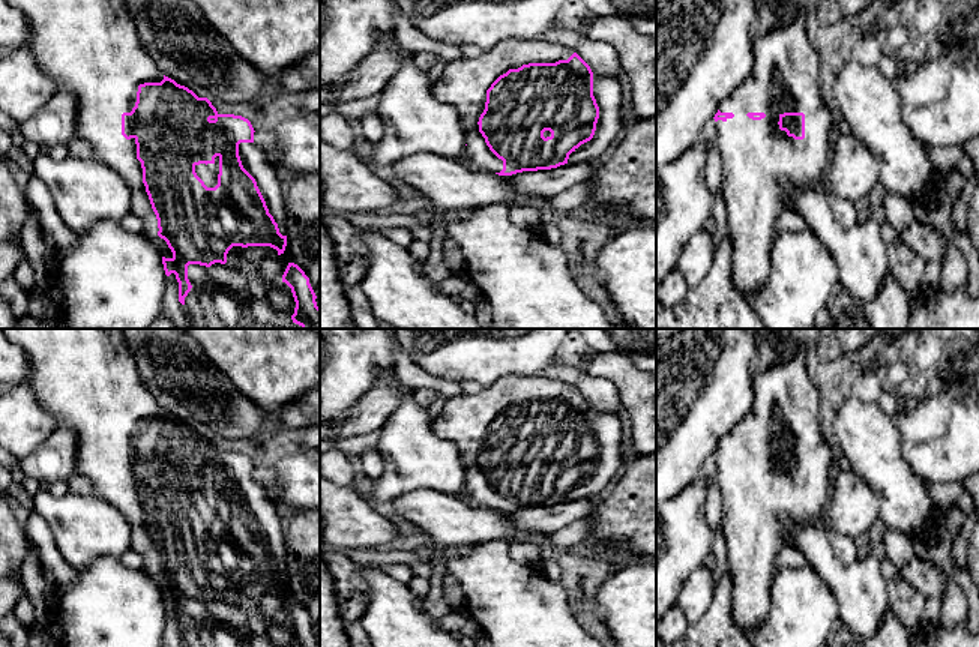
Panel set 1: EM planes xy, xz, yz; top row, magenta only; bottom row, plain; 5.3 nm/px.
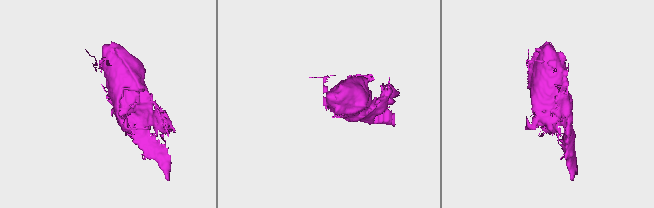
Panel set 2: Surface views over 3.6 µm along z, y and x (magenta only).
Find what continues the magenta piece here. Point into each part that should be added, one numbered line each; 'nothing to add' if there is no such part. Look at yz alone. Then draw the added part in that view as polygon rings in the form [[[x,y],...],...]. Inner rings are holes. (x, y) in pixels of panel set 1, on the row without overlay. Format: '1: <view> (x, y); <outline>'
1: yz (762, 502); [[[800,348],[791,360],[755,372],[749,413],[719,440],[721,449],[734,450],[716,458],[713,476],[721,491],[727,569],[733,579],[733,623],[749,638],[769,615],[776,570],[773,558],[779,549],[790,546],[785,534],[796,522],[826,522],[832,449],[820,428],[821,396],[808,374],[806,357],[808,353]],[[784,449],[805,450],[803,476],[794,476],[779,465]]]

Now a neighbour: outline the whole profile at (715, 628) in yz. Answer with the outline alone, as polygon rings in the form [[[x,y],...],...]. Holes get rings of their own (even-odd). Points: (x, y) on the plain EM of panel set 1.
[[[727,570],[703,617],[674,642],[664,642],[656,633],[656,647],[754,647],[751,638],[733,623],[731,588]]]

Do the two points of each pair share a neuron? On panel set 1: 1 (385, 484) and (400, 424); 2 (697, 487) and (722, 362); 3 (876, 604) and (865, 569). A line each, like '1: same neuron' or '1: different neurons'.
1: same neuron
2: different neurons
3: same neuron

